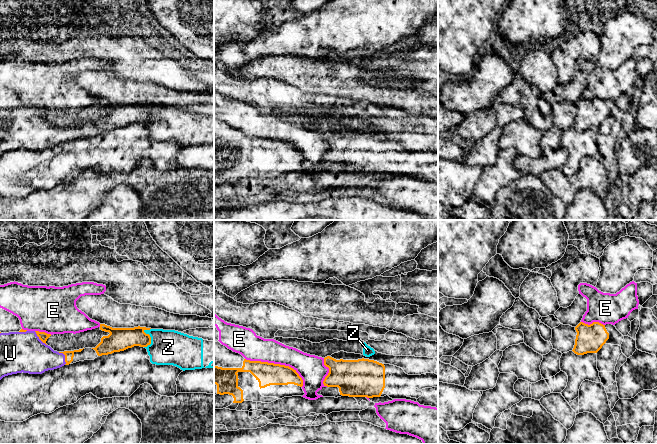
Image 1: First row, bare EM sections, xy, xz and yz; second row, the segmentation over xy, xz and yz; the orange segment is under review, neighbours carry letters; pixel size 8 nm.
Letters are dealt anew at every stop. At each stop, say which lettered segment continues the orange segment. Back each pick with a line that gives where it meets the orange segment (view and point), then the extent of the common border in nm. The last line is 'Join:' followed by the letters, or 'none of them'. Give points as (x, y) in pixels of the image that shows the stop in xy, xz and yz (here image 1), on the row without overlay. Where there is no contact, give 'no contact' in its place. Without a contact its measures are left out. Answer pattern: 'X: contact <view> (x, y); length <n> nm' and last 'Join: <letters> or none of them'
U: contact xy (65, 133); length 120 nm
Join: U

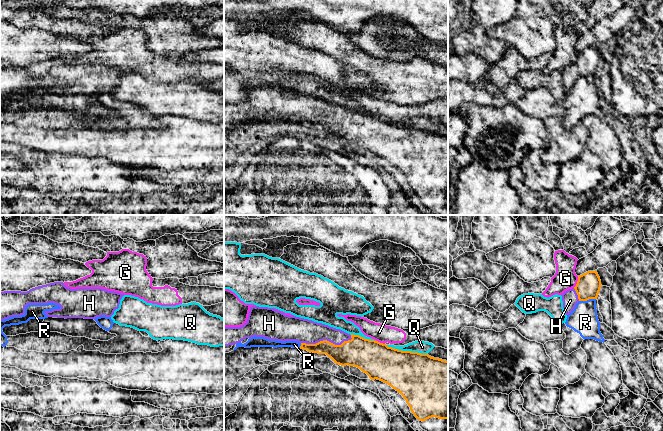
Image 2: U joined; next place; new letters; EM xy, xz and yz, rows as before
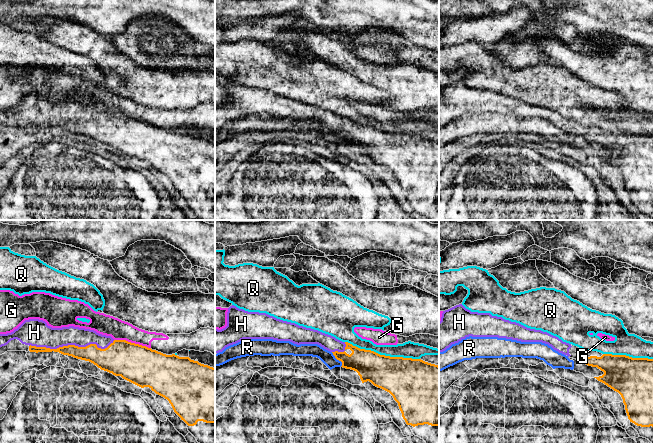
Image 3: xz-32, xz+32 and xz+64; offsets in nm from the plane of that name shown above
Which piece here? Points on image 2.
H: contact xz (326, 116); length 420 nm
Join: H

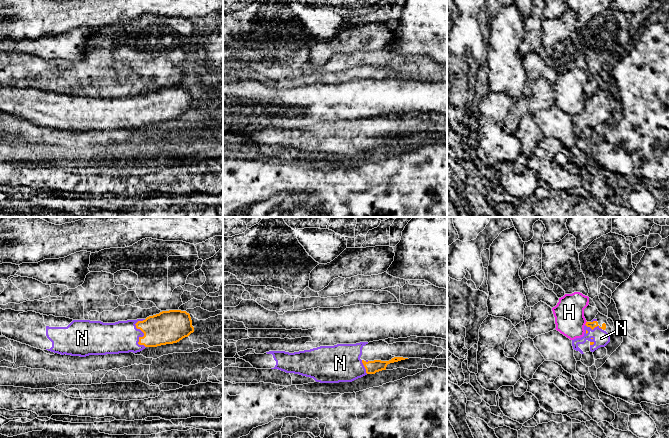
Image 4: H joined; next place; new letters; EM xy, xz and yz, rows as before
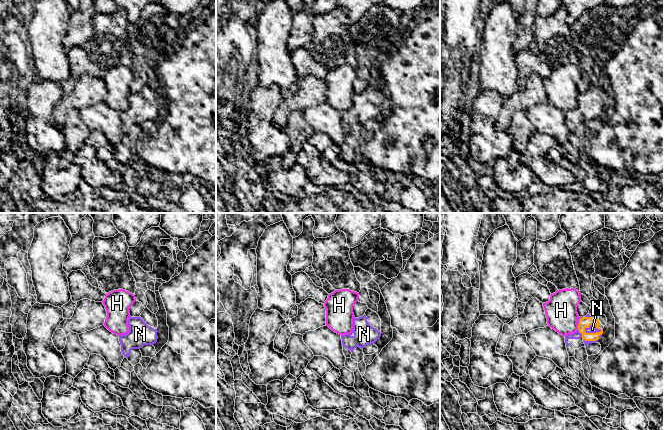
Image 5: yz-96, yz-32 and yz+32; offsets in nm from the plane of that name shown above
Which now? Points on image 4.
N: contact xy (143, 108); length 240 nm
Join: N

